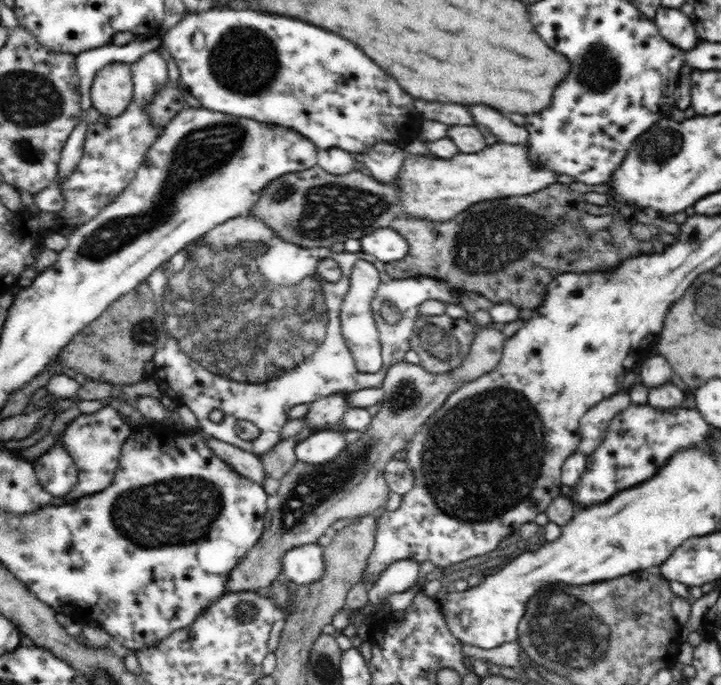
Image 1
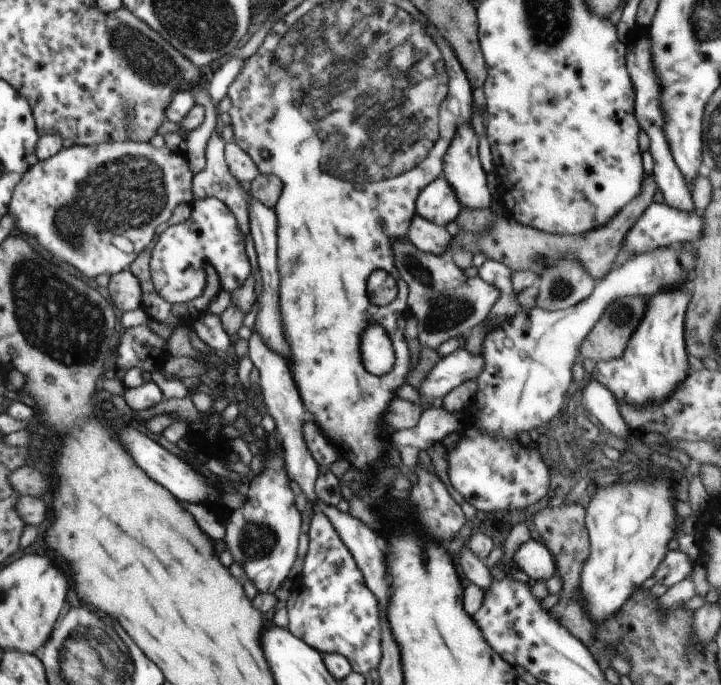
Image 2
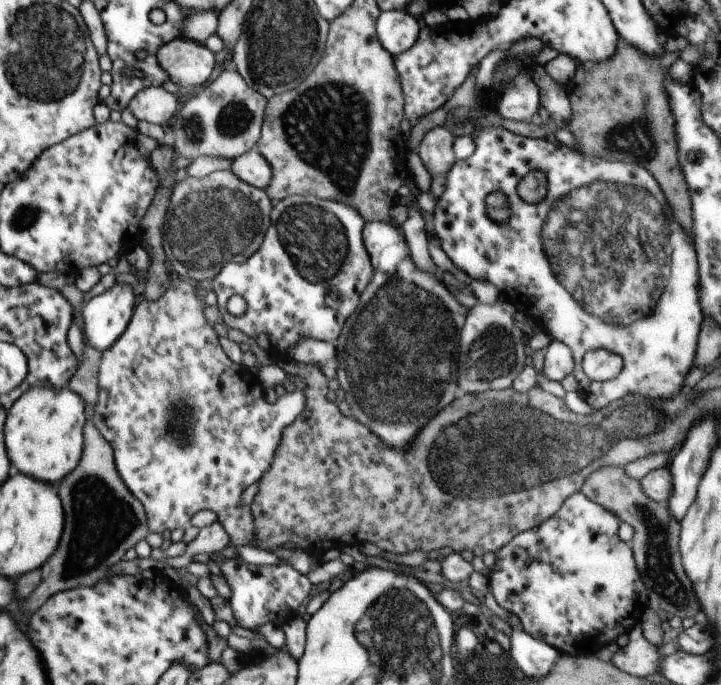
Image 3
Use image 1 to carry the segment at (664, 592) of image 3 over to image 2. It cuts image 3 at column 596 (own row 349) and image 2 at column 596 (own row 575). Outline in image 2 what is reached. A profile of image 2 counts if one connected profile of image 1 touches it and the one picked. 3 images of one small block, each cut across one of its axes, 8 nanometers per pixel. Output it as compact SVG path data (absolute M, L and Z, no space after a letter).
M645 174L638 196L634 200L630 200L606 226L600 226L600 228L578 235L546 234L546 232L530 228L530 226L515 222L506 216L495 214L492 218L490 232L472 234L472 232L464 232L460 229L460 232L452 237L451 248L463 248L474 255L482 252L490 260L502 262L512 271L532 270L538 278L544 272L544 268L554 266L554 260L560 260L562 256L572 254L572 256L576 256L576 260L580 260L580 264L592 278L599 280L613 268L614 260L622 248L622 240L626 238L626 234L634 226L636 220L642 216L644 210L653 203L652 198L657 189L658 184L654 180L654 174Z

